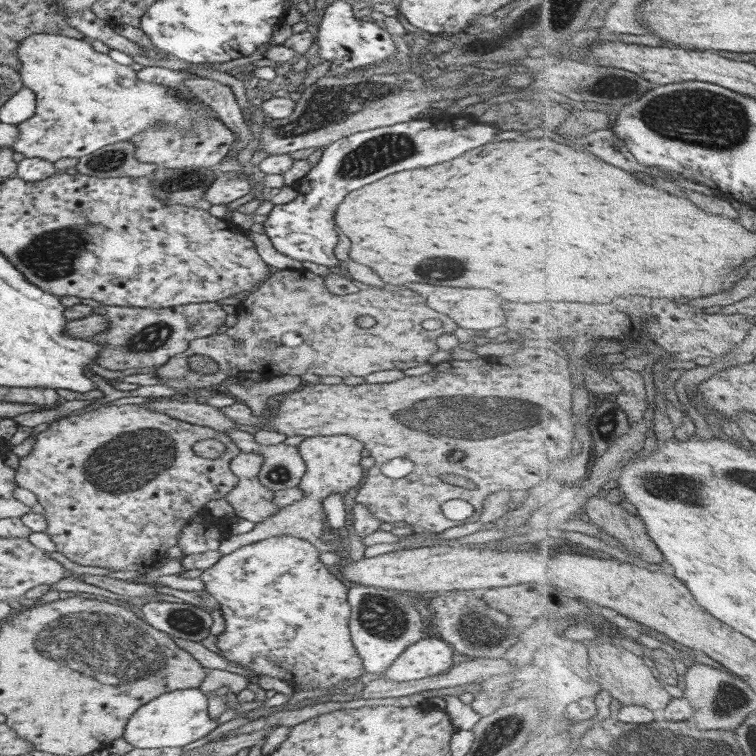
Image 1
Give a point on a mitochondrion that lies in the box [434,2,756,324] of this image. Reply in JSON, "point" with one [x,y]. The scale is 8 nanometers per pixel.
{"point":[718,122]}

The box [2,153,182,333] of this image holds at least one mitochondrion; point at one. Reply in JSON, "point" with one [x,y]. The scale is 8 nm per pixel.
{"point":[55,253]}

